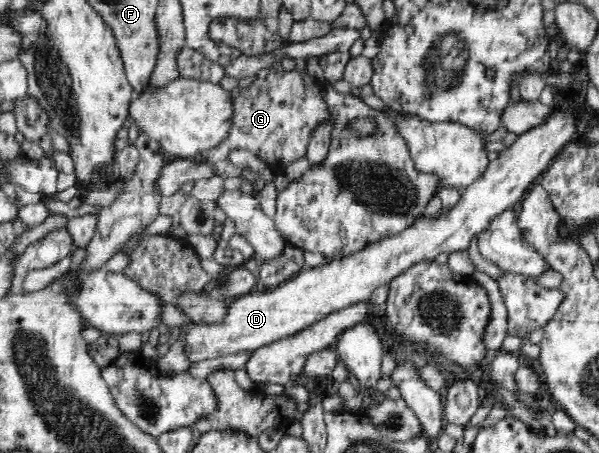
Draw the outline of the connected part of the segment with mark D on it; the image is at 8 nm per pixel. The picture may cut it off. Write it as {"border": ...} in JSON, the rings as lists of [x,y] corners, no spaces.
{"border":[[[569,99],[569,102],[570,105],[575,105],[573,112],[568,112],[568,110],[563,110],[561,107],[554,106],[552,112],[550,112],[549,118],[546,118],[546,122],[544,122],[544,124],[536,126],[536,128],[528,130],[528,132],[525,132],[524,134],[517,135],[517,139],[509,147],[506,147],[502,151],[500,151],[497,159],[489,161],[486,170],[473,183],[470,183],[461,192],[460,195],[458,195],[458,202],[453,207],[450,207],[446,210],[441,209],[435,215],[432,215],[432,218],[422,219],[415,223],[414,226],[407,228],[406,230],[402,230],[402,233],[393,235],[392,237],[386,237],[382,240],[379,240],[378,242],[370,243],[363,250],[350,254],[345,258],[337,259],[318,267],[306,267],[303,271],[297,273],[295,276],[293,276],[290,280],[287,280],[282,285],[265,289],[264,291],[254,291],[252,293],[242,295],[240,298],[238,298],[238,300],[234,300],[234,302],[228,303],[226,316],[224,316],[224,318],[220,322],[184,324],[184,326],[182,326],[182,332],[184,332],[184,342],[186,342],[186,356],[190,358],[190,362],[200,362],[200,360],[206,360],[207,358],[220,358],[220,356],[225,357],[230,354],[238,354],[238,352],[246,352],[246,350],[250,352],[256,350],[257,348],[260,348],[261,346],[266,346],[271,342],[288,338],[289,336],[292,336],[293,334],[299,333],[301,330],[304,330],[306,327],[309,327],[311,324],[314,324],[314,322],[324,319],[332,312],[344,310],[344,308],[348,308],[348,306],[354,306],[354,304],[358,304],[358,302],[366,302],[370,300],[373,289],[390,284],[394,278],[397,278],[400,274],[403,274],[406,270],[409,270],[416,264],[422,262],[434,262],[436,256],[442,253],[448,254],[457,251],[467,251],[470,247],[470,244],[473,242],[472,238],[476,240],[476,236],[478,236],[478,234],[482,235],[483,232],[486,231],[486,228],[490,228],[490,222],[493,222],[494,218],[498,217],[498,214],[502,214],[505,212],[505,210],[510,209],[512,206],[518,205],[518,202],[521,200],[524,192],[526,192],[528,188],[532,186],[532,184],[536,184],[538,182],[542,171],[546,170],[546,167],[550,166],[550,163],[559,153],[562,146],[565,145],[565,142],[570,142],[572,136],[576,134],[576,126],[578,125],[576,121],[581,117],[580,110],[579,107],[575,104],[576,99],[574,99],[573,101]]]}

